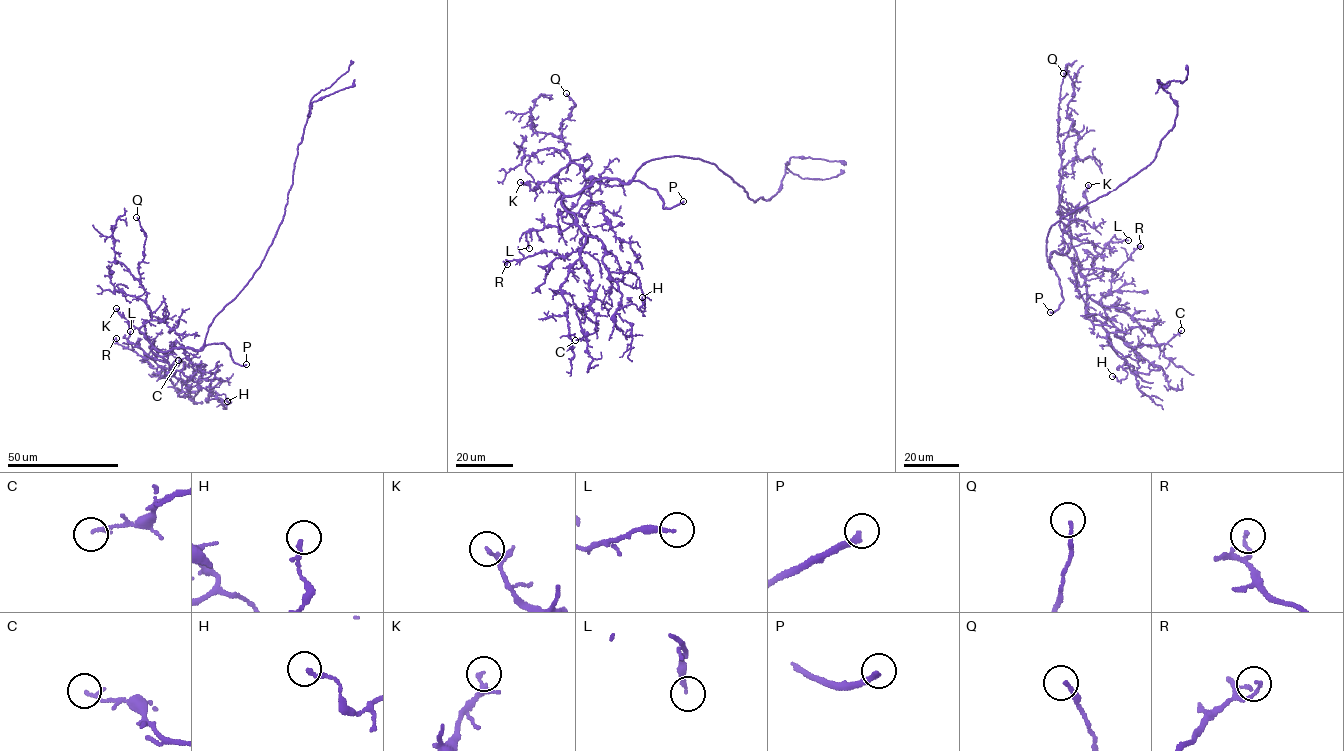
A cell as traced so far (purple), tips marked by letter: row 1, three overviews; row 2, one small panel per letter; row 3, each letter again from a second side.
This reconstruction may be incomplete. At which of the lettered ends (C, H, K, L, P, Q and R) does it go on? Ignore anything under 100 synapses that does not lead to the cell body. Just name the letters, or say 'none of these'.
P

